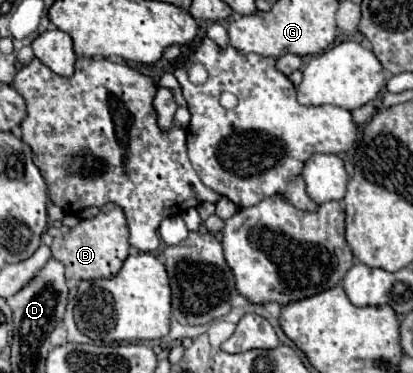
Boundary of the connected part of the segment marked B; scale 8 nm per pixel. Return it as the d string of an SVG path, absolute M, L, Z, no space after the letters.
M105 204L95 218L81 220L81 224L71 228L67 236L63 234L53 238L51 252L57 260L65 264L67 278L95 280L117 276L125 258L129 256L129 228L123 208L119 208L117 204Z

